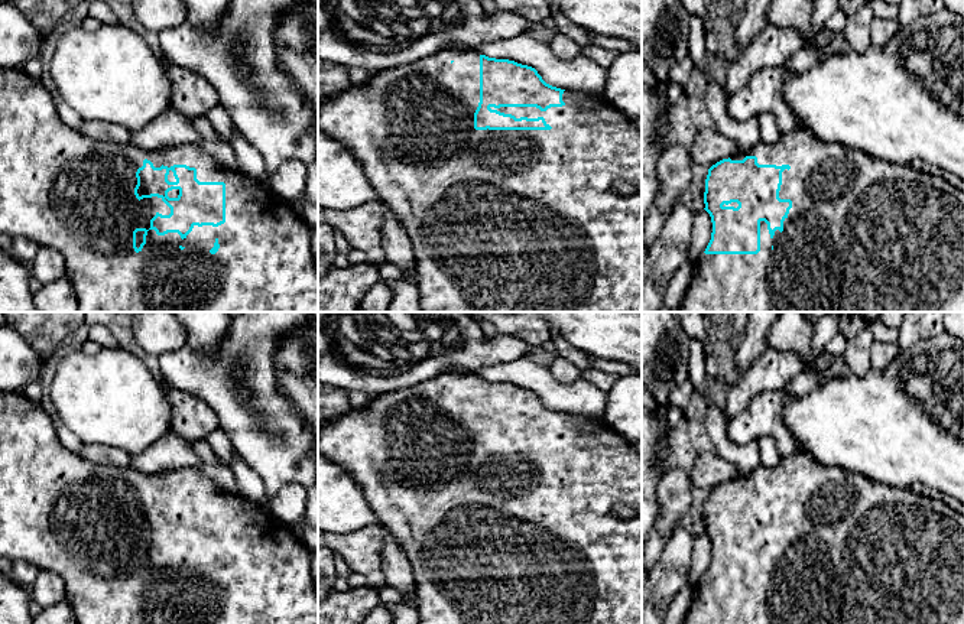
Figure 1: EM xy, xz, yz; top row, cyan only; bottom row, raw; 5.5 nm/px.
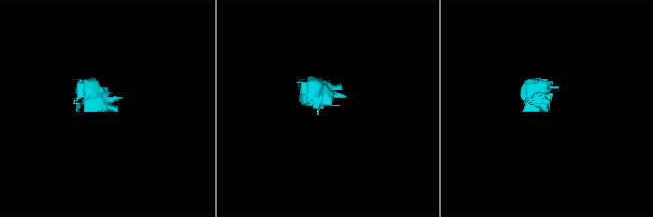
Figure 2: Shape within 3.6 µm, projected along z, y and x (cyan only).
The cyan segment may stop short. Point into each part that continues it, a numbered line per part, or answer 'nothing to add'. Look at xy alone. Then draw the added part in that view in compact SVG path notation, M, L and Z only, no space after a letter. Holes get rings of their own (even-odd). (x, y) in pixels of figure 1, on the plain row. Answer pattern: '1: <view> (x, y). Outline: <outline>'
1: xy (65, 514). Outline: M22 391L0 393L0 556L12 562L20 560L35 563L40 571L51 571L59 575L65 582L65 599L72 607L78 624L318 624L318 586L314 584L311 573L311 555L304 540L296 537L288 524L240 494L227 494L221 491L195 467L142 472L133 467L123 468L90 462L61 443L51 416L39 403L32 402ZM145 482L150 484L155 491L160 491L162 488L168 491L173 488L195 491L197 503L199 506L224 506L225 546L218 550L194 549L192 555L184 563L178 556L158 559L156 555L150 552L150 543L158 536L169 539L171 532L158 520L143 521L140 524L136 521L136 495L143 490ZM136 552L147 553L146 568L139 576L133 572L133 555Z

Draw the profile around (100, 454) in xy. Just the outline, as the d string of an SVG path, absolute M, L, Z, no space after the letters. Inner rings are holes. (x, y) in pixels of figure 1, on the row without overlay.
M84 443L78 455L94 464L114 465L123 468L132 467L133 461L133 455L130 455L129 452L101 443Z

